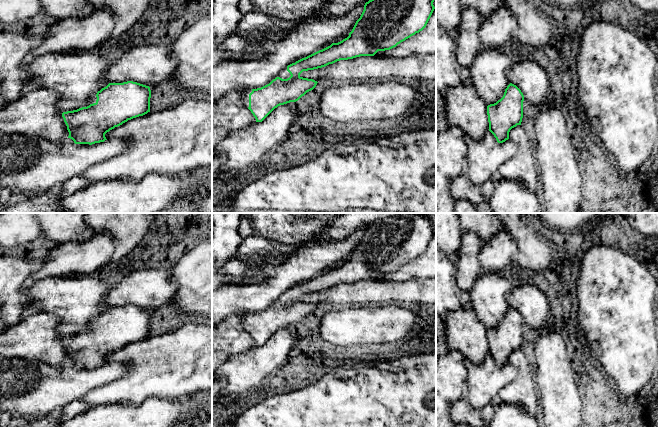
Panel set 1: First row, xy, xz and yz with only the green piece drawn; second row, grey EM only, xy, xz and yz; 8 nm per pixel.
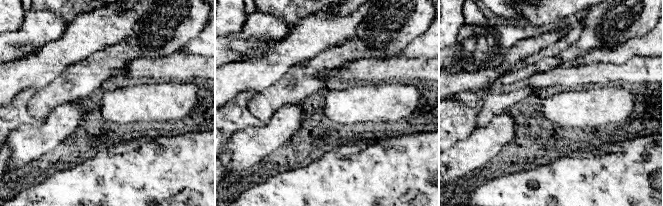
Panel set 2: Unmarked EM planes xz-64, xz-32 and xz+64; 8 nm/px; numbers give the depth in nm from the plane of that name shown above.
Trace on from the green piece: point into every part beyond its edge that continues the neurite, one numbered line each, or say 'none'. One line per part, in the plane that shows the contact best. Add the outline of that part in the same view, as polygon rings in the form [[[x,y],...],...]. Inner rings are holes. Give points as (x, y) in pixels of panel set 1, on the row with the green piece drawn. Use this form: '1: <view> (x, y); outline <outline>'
1: xz (284, 74); outline [[[287,67],[284,68],[282,71],[280,71],[278,77],[282,78],[282,79],[287,79],[289,78],[291,75],[290,73],[287,71]]]

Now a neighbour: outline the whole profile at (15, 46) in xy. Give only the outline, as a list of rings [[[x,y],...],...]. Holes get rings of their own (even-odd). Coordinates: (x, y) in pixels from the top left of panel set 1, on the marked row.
[[[0,31],[0,85],[4,98],[15,101],[21,89],[33,78],[26,67],[28,54],[40,46],[44,35],[27,35],[24,31]]]

